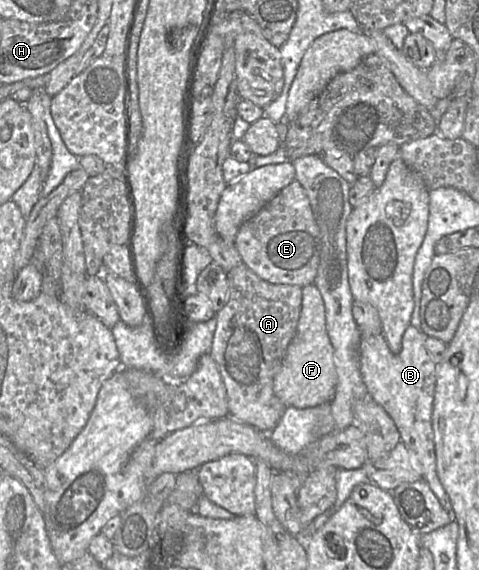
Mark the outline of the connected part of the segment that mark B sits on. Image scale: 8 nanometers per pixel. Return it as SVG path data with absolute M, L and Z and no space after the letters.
M410 324L402 336L402 346L400 352L394 354L388 348L382 332L373 336L361 335L358 345L359 369L368 395L370 395L375 402L384 408L385 412L395 423L395 426L400 434L400 441L404 443L414 459L420 465L422 470L422 479L427 482L441 506L448 512L451 521L455 519L455 514L452 509L450 499L440 483L436 471L436 456L432 430L432 411L437 365L432 361L426 350L426 338L427 336L421 331L421 329L417 329Z

